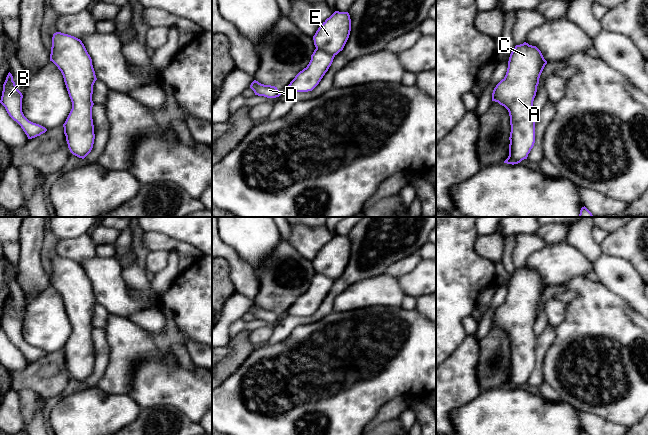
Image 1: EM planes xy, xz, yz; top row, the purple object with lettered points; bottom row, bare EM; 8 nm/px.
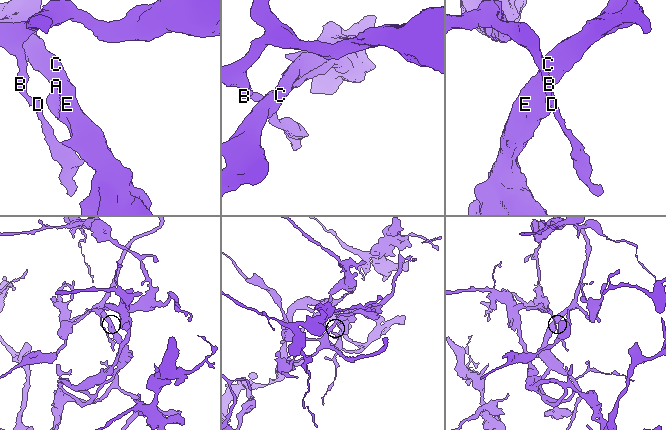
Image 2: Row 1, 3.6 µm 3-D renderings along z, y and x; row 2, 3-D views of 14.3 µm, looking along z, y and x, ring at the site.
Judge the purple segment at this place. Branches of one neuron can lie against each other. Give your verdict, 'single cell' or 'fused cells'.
single cell

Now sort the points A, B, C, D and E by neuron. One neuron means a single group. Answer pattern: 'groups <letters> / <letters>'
groups A B C D E

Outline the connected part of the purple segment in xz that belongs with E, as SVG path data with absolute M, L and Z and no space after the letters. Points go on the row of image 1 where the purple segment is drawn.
M335 11L313 36L316 49L306 68L300 71L287 86L286 91L312 91L331 66L334 57L343 50L351 31L348 12Z

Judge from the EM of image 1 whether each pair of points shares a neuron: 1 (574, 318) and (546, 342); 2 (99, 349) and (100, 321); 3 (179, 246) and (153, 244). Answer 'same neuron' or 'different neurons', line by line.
1: different neurons
2: different neurons
3: same neuron

